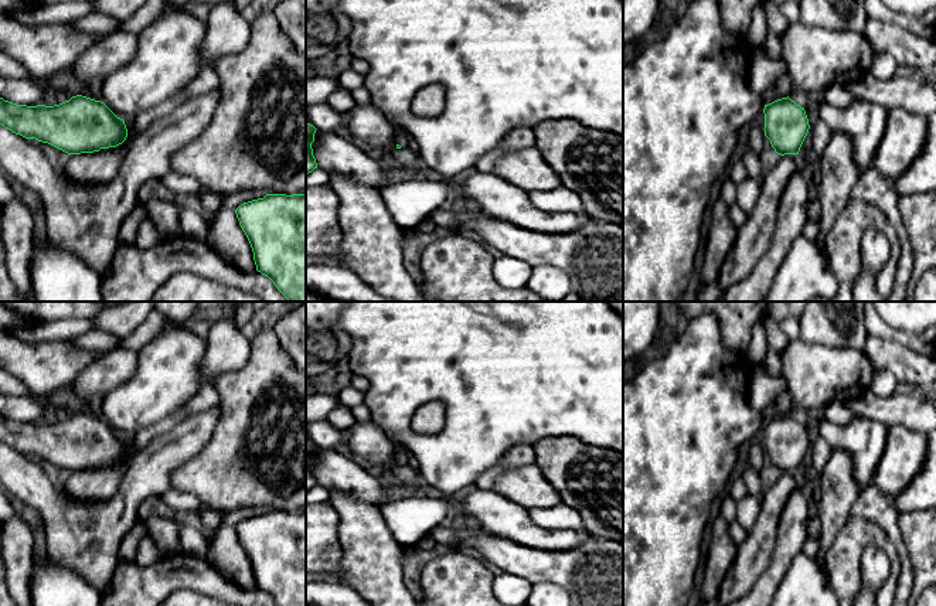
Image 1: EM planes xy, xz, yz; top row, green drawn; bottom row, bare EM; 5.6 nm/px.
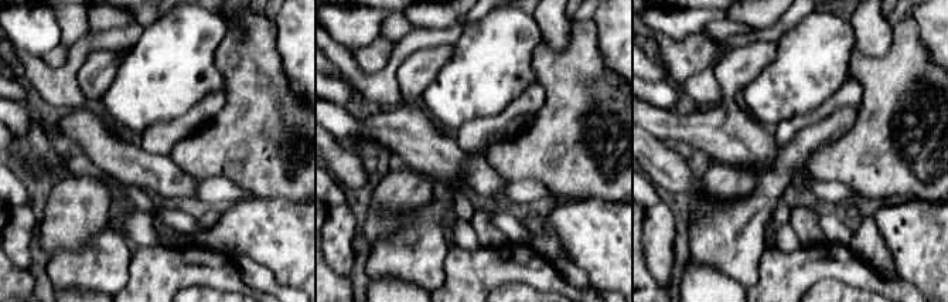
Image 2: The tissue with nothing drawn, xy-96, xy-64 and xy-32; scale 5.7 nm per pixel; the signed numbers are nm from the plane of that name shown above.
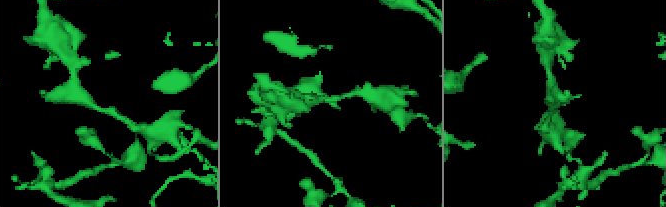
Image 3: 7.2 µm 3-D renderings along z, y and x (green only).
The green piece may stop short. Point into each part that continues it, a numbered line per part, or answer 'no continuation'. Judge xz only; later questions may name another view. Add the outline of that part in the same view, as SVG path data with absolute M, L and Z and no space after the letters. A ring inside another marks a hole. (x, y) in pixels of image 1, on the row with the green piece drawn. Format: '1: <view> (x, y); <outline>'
1: xz (401, 135); M391 122L391 123L392 123L392 127L394 127L395 143L399 144L401 147L406 147L409 140L411 140L411 136L398 123L395 123L395 122Z

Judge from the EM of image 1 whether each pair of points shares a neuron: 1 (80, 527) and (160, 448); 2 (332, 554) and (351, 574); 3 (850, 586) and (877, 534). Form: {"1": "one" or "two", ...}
{"1": "one", "2": "two", "3": "one"}

